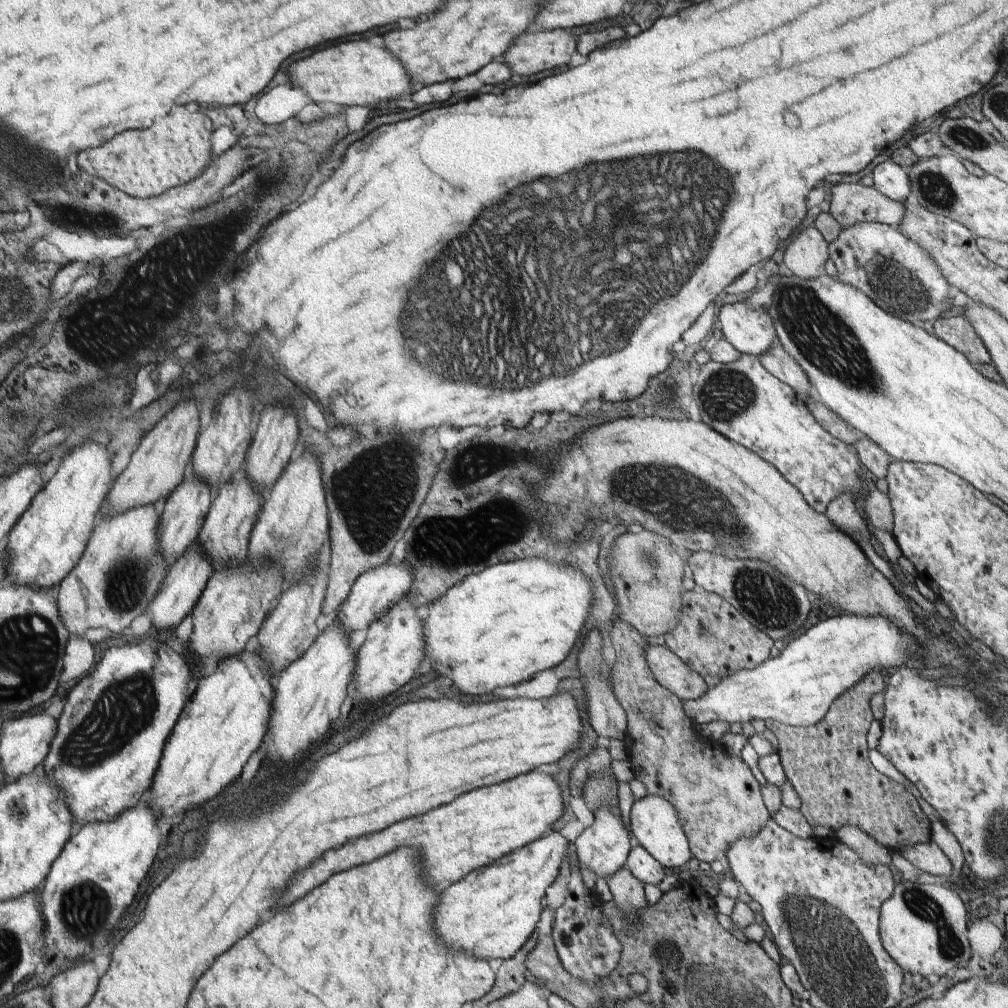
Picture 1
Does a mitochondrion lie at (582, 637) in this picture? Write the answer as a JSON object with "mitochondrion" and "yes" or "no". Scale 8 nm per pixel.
{"mitochondrion":"no"}

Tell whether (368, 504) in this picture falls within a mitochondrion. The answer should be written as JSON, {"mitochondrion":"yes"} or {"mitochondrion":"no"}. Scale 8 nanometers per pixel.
{"mitochondrion":"yes"}

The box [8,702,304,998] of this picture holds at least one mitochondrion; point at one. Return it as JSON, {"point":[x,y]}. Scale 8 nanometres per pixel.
{"point":[86,909]}

